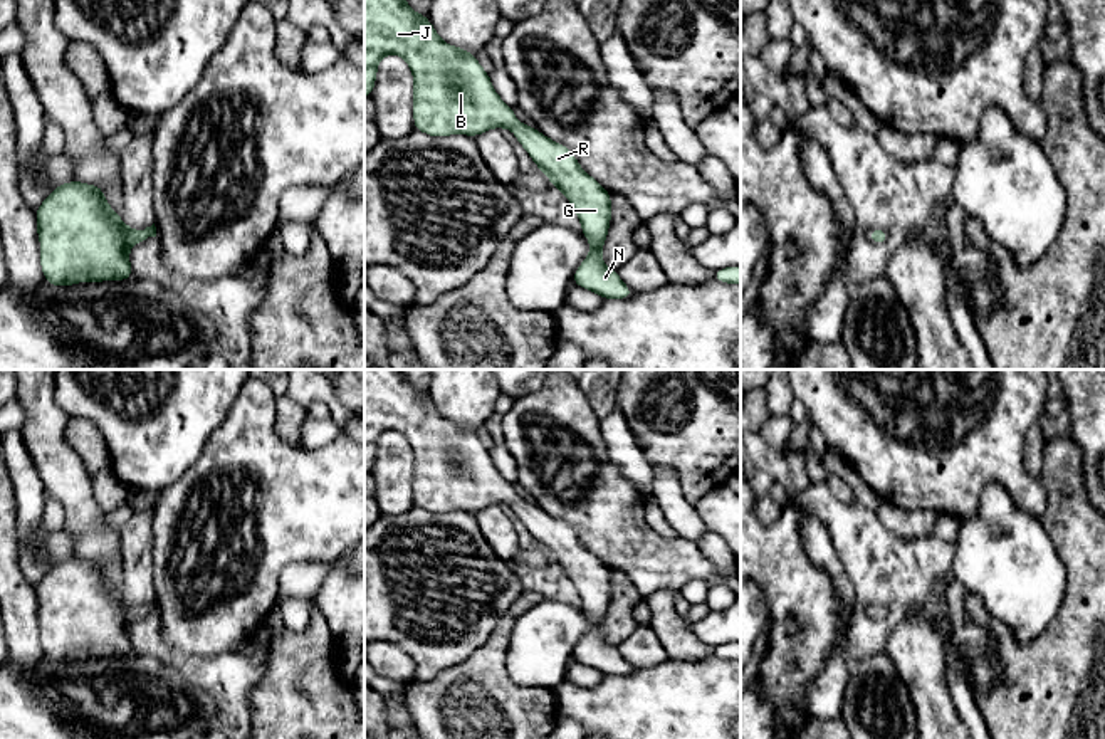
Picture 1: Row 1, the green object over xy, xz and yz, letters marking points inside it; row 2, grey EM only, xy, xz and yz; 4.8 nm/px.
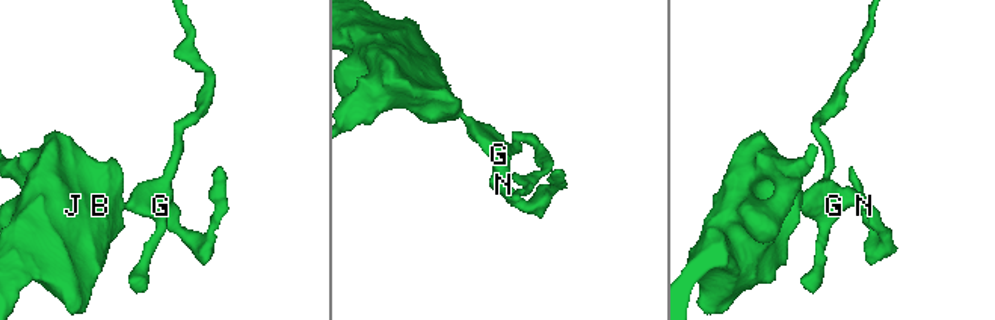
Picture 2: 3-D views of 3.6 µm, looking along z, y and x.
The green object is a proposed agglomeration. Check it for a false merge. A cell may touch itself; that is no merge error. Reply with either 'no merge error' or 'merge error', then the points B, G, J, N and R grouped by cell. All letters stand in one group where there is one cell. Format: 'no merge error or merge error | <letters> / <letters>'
no merge error | B G J N R

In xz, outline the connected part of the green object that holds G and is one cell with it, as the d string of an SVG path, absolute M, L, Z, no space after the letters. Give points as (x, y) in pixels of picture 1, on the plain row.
M364 370L364 474L371 474L378 440L388 430L405 435L413 450L416 507L433 514L475 514L492 504L511 506L537 546L568 574L591 621L573 660L608 677L635 670L601 633L611 600L611 569L581 544L569 524L519 499L477 432L443 418L428 393L416 390L401 370Z

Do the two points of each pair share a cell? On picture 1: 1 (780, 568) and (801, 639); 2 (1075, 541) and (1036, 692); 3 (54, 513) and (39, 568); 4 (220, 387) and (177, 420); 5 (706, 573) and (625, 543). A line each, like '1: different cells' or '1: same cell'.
1: same cell
2: same cell
3: same cell
4: same cell
5: same cell

